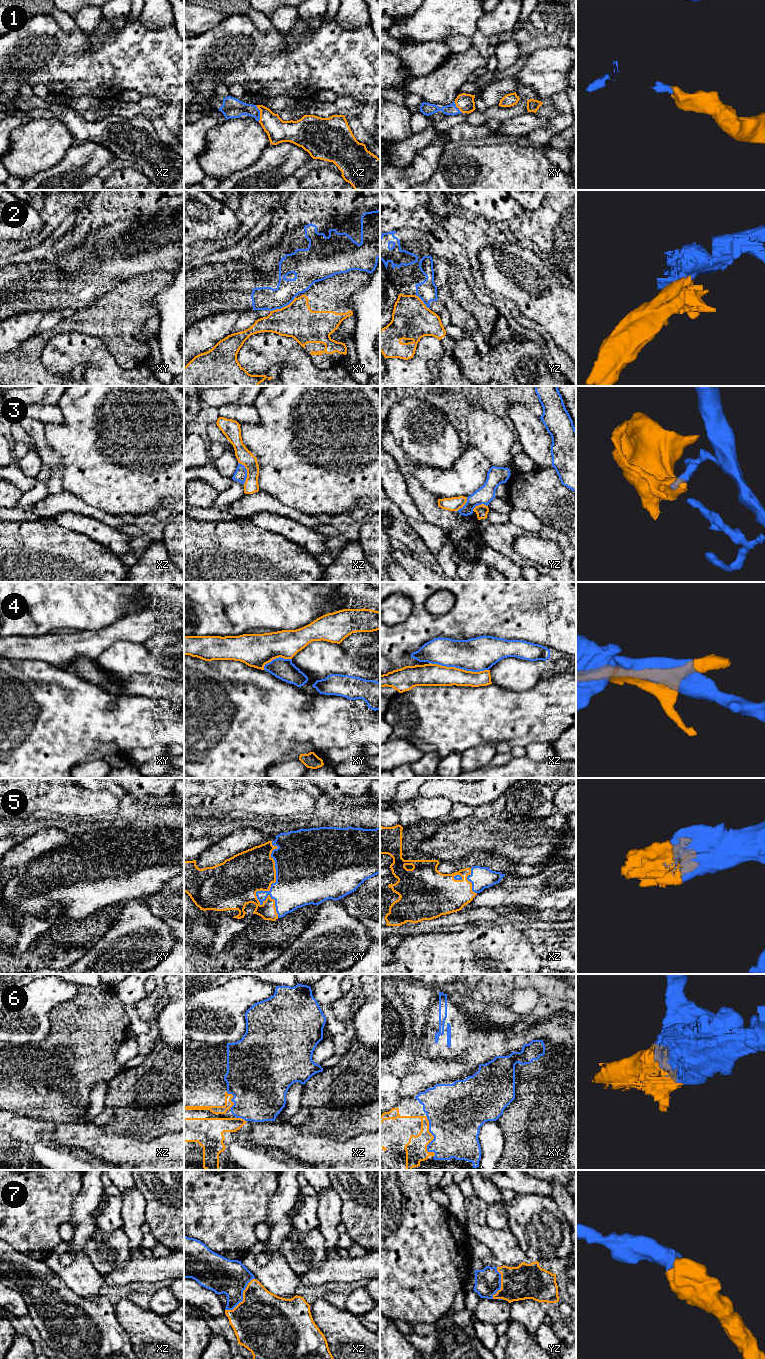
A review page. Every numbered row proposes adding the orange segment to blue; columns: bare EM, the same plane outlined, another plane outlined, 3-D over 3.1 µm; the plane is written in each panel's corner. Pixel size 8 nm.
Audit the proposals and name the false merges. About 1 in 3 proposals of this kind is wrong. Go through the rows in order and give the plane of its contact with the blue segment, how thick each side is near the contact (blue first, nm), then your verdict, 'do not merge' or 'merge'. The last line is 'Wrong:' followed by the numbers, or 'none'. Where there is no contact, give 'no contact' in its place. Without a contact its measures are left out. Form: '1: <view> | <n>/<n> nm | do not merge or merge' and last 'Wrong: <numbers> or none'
1: xz | 160/190 nm | merge
2: xy | 180/280 nm | do not merge
3: xz | 110/120 nm | do not merge
4: xz | 280/180 nm | do not merge
5: xy | 360/360 nm | merge
6: xy | 440/180 nm | merge
7: xz | 280/460 nm | merge
Wrong: 2, 3, 4

